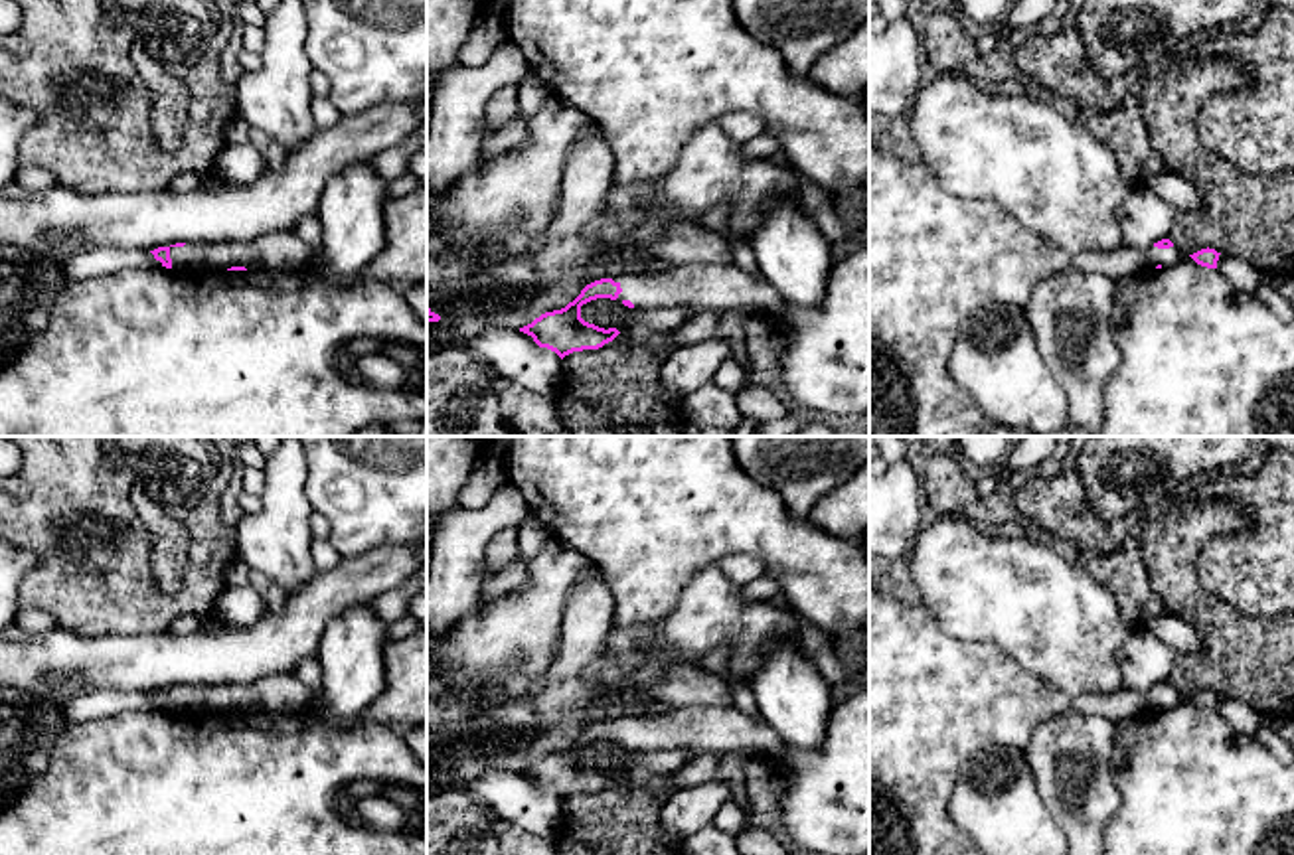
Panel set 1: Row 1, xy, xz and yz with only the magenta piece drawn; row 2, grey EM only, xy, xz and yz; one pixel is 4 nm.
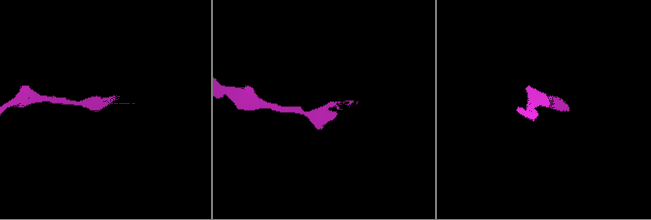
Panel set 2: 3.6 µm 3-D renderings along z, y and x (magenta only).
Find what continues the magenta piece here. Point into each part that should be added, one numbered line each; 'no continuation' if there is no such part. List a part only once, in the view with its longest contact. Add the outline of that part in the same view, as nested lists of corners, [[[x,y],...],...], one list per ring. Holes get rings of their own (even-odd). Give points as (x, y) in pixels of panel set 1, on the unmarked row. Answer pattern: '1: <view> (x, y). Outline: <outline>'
1: xy (283, 692). Outline: [[[294,671],[275,673],[253,683],[192,685],[170,689],[172,711],[318,711],[322,687],[310,689]]]

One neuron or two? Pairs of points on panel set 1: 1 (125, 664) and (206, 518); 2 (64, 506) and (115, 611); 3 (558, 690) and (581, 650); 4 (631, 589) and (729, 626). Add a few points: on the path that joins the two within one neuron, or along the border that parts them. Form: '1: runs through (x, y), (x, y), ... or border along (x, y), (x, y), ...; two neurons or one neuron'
1: border along (164, 630), (93, 634); two neurons
2: runs through (54, 532), (54, 547), (91, 585); one neuron
3: runs through (566, 680), (571, 660); one neuron
4: border along (702, 567), (684, 587), (670, 613), (633, 624); two neurons

